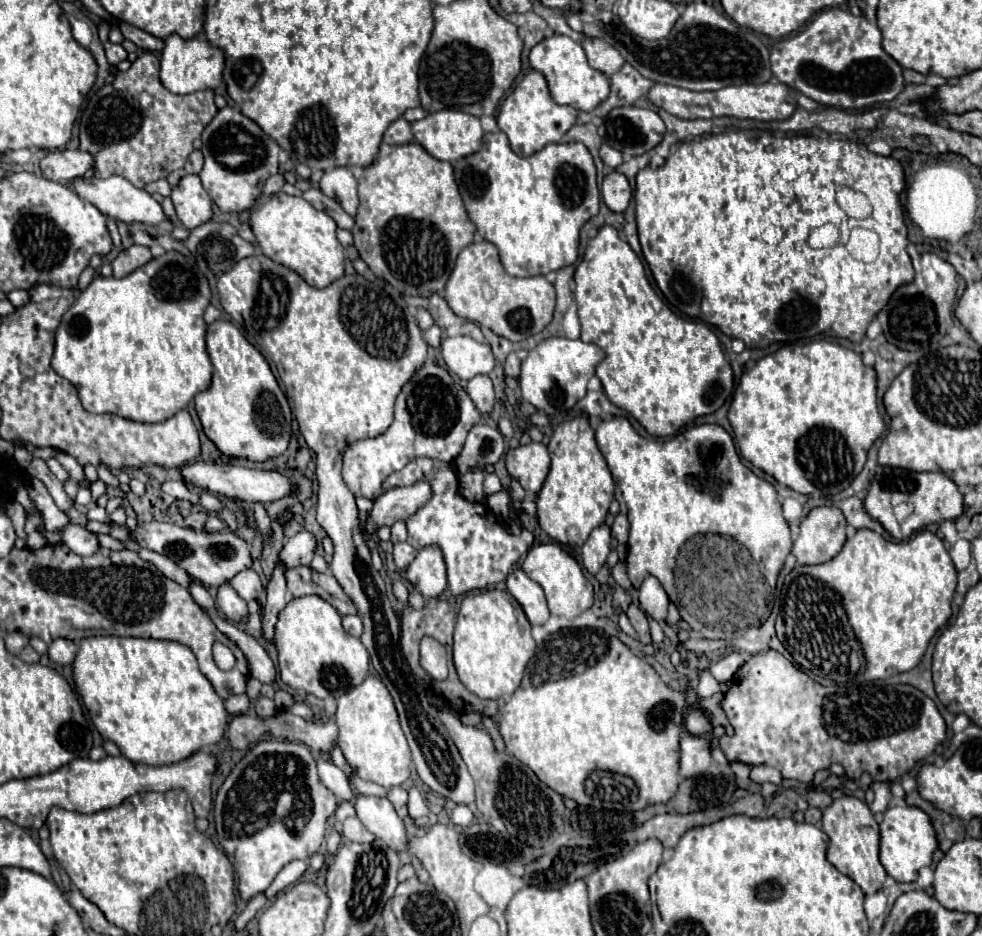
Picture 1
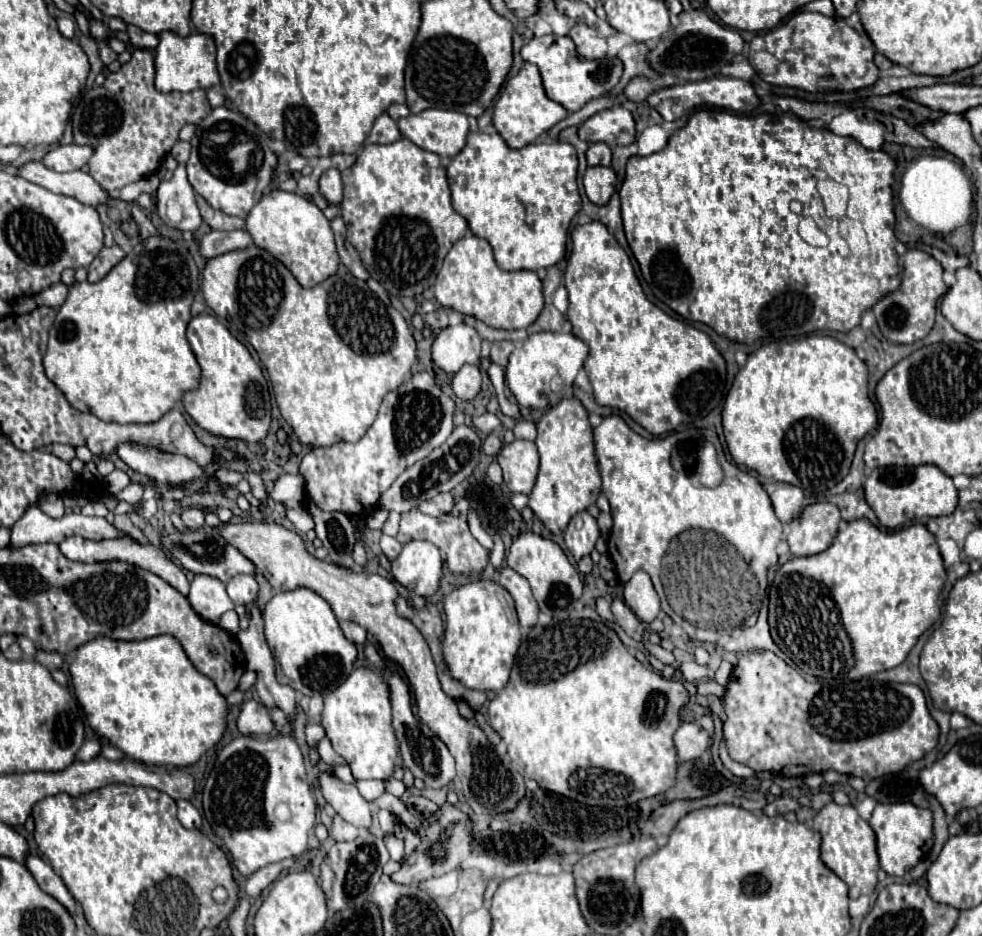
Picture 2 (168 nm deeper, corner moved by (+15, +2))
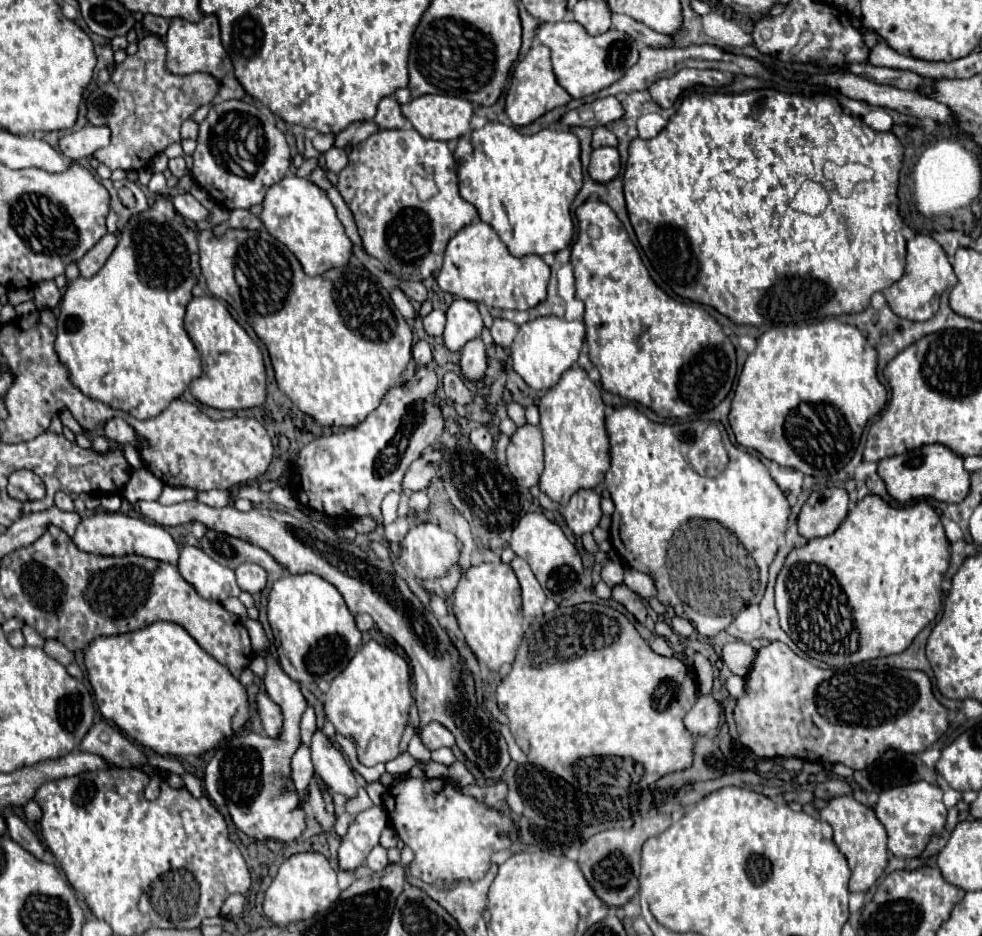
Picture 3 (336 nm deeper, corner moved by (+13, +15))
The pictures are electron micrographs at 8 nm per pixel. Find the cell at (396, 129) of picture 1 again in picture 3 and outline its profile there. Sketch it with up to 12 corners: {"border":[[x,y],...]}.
{"border":[[393,97],[381,99],[373,121],[379,129],[403,129],[405,117]]}

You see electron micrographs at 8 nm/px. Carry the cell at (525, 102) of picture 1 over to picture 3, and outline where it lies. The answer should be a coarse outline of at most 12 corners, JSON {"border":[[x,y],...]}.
{"border":[[535,43],[517,63],[505,113],[525,127],[571,95],[557,83],[549,49]]}

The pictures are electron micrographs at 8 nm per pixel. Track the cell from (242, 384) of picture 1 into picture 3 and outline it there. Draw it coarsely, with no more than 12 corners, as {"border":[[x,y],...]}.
{"border":[[193,297],[189,385],[223,411],[265,405],[263,355],[221,300]]}

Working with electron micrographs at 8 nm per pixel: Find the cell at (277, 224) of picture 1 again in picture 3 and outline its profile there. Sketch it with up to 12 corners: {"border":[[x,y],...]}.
{"border":[[295,175],[267,189],[261,223],[307,275],[349,263],[327,195]]}

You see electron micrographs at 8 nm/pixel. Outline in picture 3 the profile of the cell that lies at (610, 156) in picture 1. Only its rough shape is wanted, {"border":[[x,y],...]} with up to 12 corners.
{"border":[[605,125],[593,131],[593,149],[617,147],[617,137]]}

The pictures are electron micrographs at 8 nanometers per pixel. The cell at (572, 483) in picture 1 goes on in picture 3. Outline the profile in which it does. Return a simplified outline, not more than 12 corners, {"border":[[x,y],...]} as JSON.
{"border":[[581,367],[539,401],[539,489],[567,505],[609,469],[605,405]]}

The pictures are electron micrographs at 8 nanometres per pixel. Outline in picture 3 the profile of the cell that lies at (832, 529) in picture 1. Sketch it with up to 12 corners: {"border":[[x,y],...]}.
{"border":[[813,491],[797,517],[805,539],[831,535],[845,519],[849,495]]}

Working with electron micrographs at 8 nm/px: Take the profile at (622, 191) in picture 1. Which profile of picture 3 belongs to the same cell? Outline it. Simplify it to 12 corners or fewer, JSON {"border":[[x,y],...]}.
{"border":[[615,147],[593,149],[589,175],[609,183],[621,169]]}

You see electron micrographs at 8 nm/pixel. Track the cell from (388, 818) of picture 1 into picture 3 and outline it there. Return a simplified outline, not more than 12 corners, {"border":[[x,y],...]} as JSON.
{"border":[[323,731],[313,735],[315,773],[333,793],[357,797],[359,785]]}

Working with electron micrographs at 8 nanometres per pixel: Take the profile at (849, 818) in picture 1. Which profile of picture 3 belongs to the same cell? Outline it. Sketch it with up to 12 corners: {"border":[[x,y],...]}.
{"border":[[851,795],[819,813],[867,891],[887,865],[885,827]]}

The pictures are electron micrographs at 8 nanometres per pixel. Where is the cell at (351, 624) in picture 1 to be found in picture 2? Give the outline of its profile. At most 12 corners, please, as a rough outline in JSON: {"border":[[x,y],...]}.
{"border":[[339,622],[347,640],[365,644],[367,630],[355,622]]}

